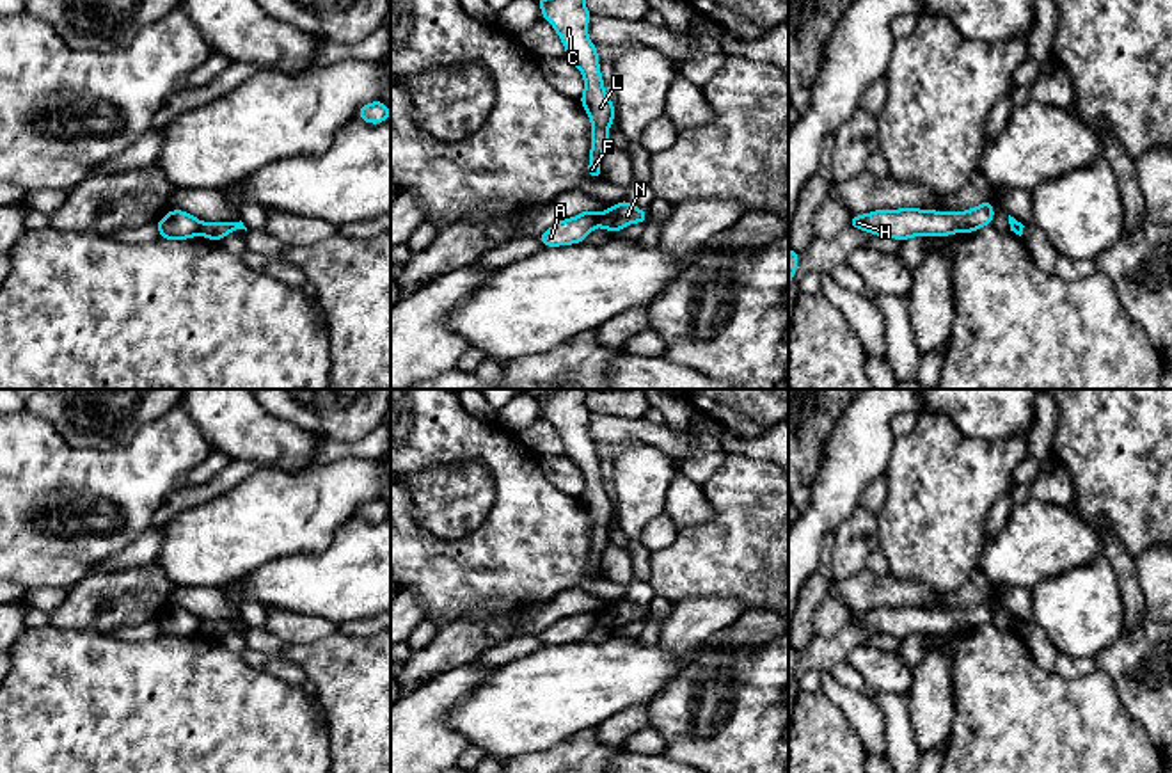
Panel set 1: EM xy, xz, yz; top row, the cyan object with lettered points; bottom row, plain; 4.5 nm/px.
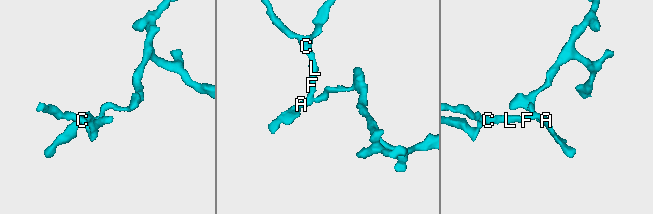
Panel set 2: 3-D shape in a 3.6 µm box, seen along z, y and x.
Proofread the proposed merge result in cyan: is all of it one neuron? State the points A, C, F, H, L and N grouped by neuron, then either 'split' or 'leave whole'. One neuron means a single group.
A C F H L / N; split

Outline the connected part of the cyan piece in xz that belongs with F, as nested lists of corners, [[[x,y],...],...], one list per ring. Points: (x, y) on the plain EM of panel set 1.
[[[565,389],[542,394],[536,402],[543,410],[543,418],[554,425],[563,439],[566,455],[584,474],[584,490],[579,499],[591,517],[588,572],[600,578],[600,558],[609,544],[607,528],[614,521],[614,501],[606,492],[597,444],[588,435],[591,410],[586,407],[584,398],[584,389]]]

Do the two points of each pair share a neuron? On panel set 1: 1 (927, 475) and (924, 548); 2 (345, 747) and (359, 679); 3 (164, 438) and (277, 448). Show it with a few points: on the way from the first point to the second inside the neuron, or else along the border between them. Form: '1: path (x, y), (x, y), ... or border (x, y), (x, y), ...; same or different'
1: path (931, 493), (931, 530); same
2: path (359, 731), (359, 695); same
3: border (183, 407), (190, 422), (213, 448); different

